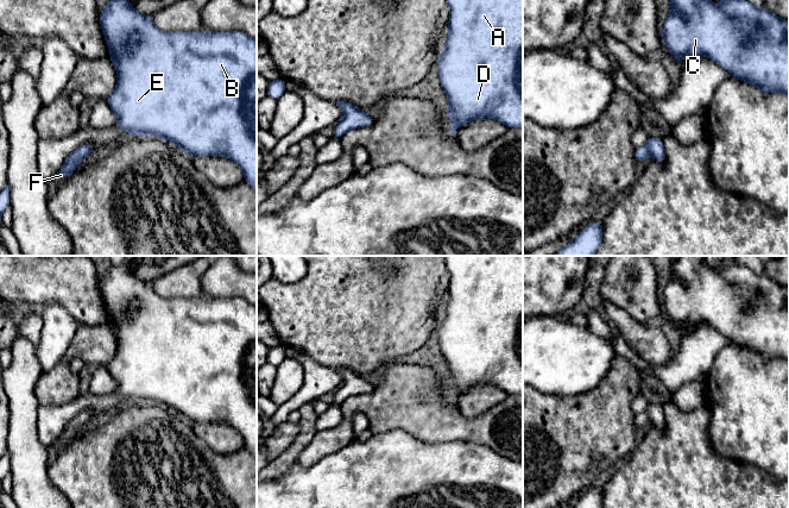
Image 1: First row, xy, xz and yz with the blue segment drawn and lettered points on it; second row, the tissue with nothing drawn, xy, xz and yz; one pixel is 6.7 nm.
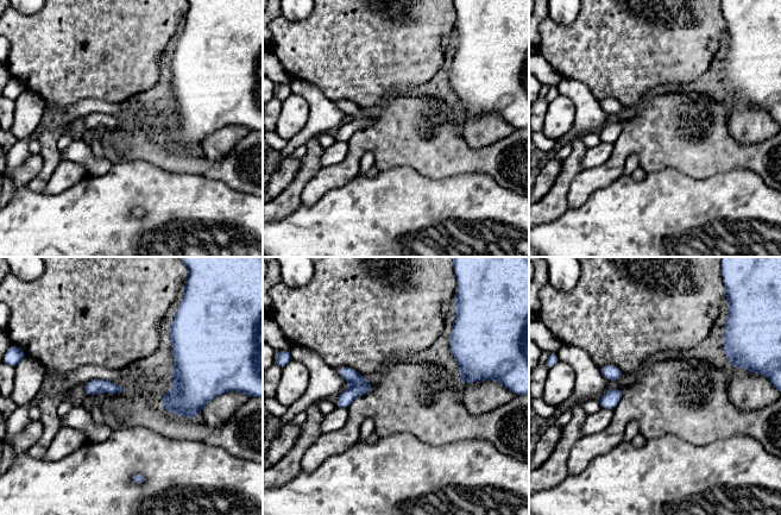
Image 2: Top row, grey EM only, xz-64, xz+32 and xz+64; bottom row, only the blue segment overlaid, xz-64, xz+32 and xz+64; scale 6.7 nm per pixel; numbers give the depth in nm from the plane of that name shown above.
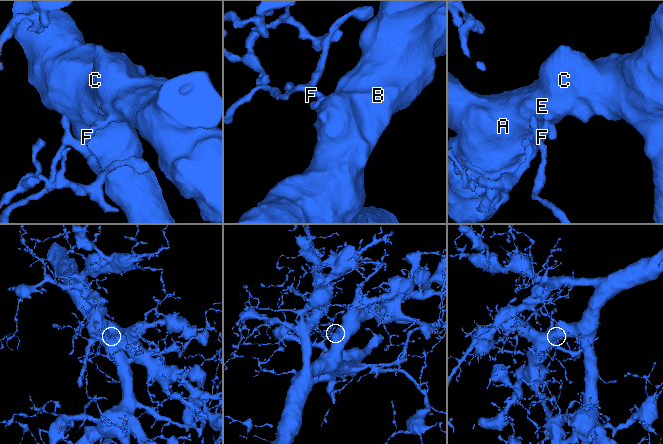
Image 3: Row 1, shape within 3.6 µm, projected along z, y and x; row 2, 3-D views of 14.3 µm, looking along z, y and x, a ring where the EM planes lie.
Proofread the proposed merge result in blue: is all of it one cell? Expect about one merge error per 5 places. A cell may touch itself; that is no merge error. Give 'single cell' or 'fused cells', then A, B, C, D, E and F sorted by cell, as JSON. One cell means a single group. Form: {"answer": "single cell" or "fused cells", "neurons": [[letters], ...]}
{"answer": "single cell", "neurons": [["A", "B", "C", "D", "E", "F"]]}

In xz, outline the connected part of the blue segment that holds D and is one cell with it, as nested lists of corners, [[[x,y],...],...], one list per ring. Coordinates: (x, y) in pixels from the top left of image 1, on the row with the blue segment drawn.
[[[447,0],[449,5],[449,33],[446,49],[437,56],[438,76],[442,88],[448,98],[449,127],[452,133],[475,119],[490,118],[503,123],[507,128],[523,127],[523,0]]]

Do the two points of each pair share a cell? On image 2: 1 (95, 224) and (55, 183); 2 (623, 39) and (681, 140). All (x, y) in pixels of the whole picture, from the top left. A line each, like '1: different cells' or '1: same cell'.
1: different cells
2: different cells

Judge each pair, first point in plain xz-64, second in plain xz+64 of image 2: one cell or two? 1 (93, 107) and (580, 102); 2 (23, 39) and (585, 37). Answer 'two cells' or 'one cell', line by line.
1: one cell
2: one cell

